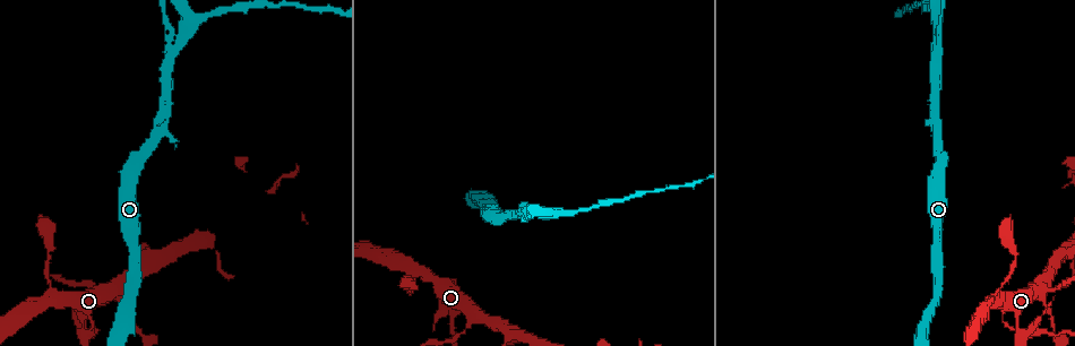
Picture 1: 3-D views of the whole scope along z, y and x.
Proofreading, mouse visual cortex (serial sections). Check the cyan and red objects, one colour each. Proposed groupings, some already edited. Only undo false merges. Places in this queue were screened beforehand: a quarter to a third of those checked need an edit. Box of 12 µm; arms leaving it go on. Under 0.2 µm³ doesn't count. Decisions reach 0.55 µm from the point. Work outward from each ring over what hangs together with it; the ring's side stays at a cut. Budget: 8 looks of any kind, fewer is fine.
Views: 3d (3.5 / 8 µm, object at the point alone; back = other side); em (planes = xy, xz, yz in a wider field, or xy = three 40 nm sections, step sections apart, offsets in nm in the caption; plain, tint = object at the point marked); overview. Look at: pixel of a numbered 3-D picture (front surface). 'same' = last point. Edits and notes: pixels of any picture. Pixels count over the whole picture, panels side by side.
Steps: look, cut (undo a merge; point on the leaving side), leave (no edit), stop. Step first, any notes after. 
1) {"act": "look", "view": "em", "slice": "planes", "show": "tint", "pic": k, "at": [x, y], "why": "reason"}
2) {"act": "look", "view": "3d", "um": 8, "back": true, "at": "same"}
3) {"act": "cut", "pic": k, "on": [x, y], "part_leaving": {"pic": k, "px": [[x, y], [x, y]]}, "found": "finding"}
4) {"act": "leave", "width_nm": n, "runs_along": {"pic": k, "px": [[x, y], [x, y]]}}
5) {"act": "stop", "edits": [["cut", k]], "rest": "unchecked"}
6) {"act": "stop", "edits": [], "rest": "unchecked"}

{"act": "look", "view": "3d", "um": 3.5, "pic": 1, "at": [1020, 334], "why": "abrupt turn"}

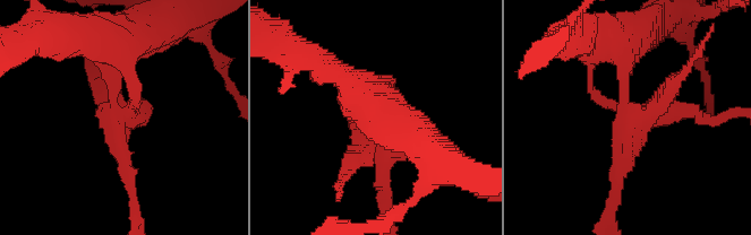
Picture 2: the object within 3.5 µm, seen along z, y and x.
{"act": "look", "view": "em", "slice": "xy", "step": 1, "show": "tint", "pic": 2, "at": [117, 119], "why": "need the tissue"}

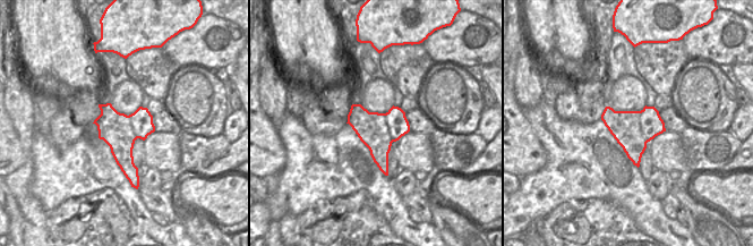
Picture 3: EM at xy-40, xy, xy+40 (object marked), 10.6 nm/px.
{"act": "leave", "found": "continuous, no second cell"}

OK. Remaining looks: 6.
{"act": "look", "view": "3d", "um": 3.5, "pic": 1, "at": [1042, 294], "why": "four arms meet"}

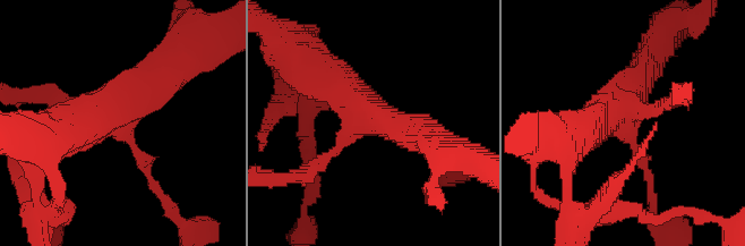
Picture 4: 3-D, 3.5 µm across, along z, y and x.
{"act": "leave", "runs_along": {"pic": 4, "px": [[59, 136], [139, 99], [174, 67]]}, "found": "all the same cell"}

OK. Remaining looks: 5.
{"act": "look", "view": "3d", "um": 3.5, "pic": 1, "at": [936, 48], "why": "side arm on a straight run"}

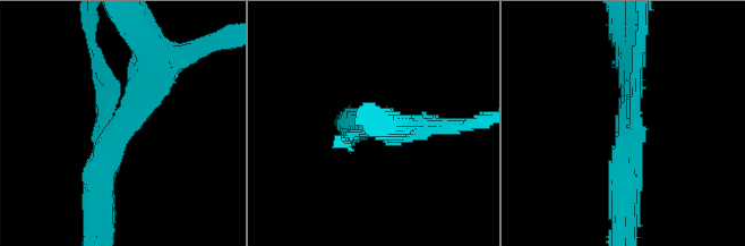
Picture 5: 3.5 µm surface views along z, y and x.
{"act": "look", "view": "em", "slice": "xy", "step": 5, "show": "tint", "pic": 5, "at": [623, 127], "arms": 3, "arm_widths_nm": [150, 300, 400], "why": "now the EM"}

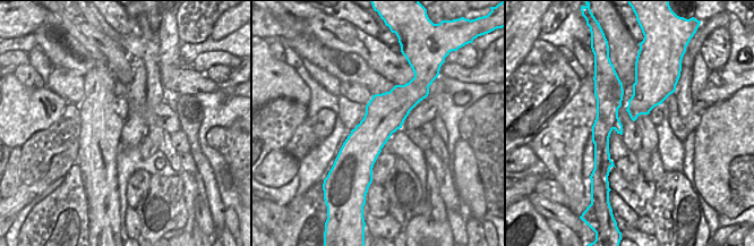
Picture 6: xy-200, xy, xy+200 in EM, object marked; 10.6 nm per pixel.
{"act": "cut", "pic": 5, "on": [95, 58], "part_leaving": {"pic": 5, "px": [[109, 101], [92, 32]]}, "found": "two cells meet here"}

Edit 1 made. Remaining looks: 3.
{"act": "stop", "edits": [["cut", 5]], "rest": "unchecked"}

